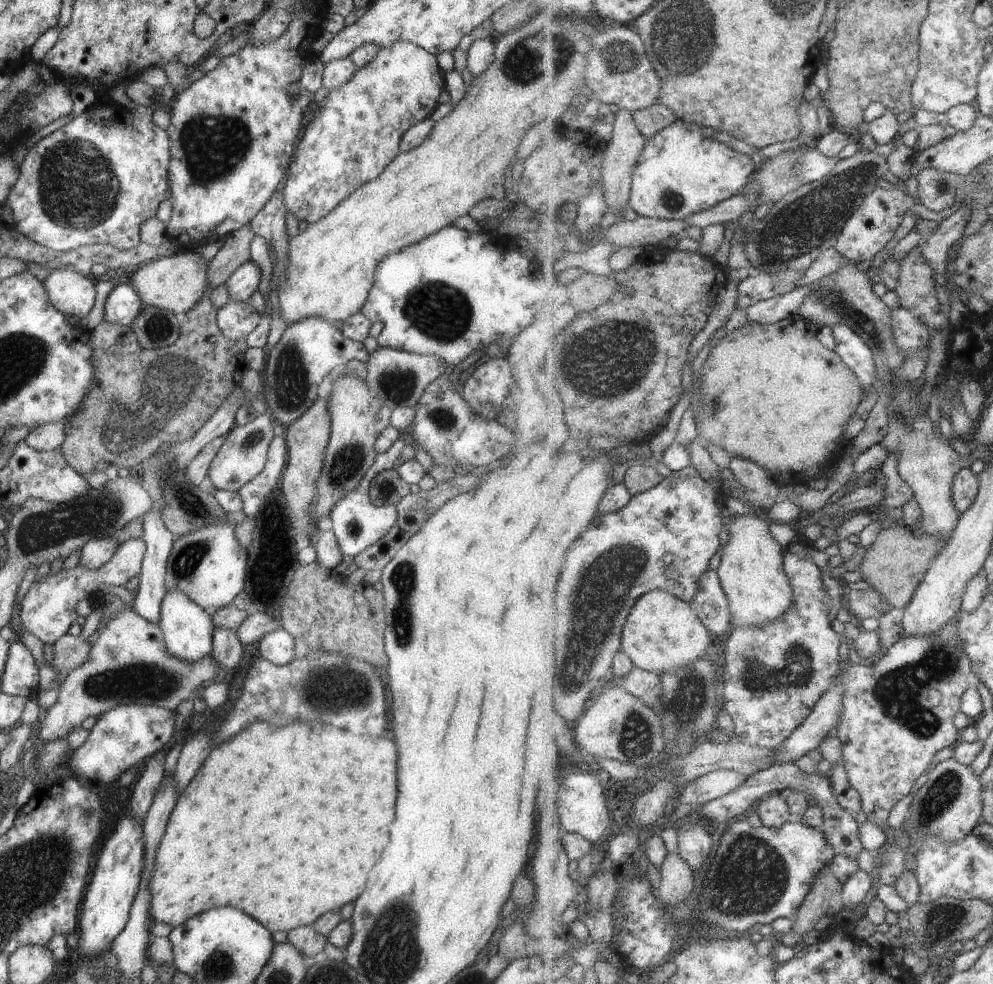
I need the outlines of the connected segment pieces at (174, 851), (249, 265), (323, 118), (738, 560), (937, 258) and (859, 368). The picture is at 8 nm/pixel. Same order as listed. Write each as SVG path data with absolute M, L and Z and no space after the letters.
M265 722L251 723L226 741L215 745L200 764L197 772L178 792L175 804L169 813L164 833L160 836L154 852L154 867L148 876L148 914L152 922L164 922L171 928L183 924L188 918L200 912L220 906L233 906L249 914L270 933L287 932L292 928L311 925L324 912L341 908L343 904L355 900L363 892L363 880L367 878L371 866L383 852L387 824L393 818L393 802L397 796L395 782L395 744L387 738L353 736L347 730L339 730L329 724L319 722L293 722L283 728L273 728Z
M251 259L240 264L224 282L231 301L247 301L259 284L260 269Z
M397 41L387 46L380 47L377 54L373 57L373 60L358 68L353 76L343 84L338 87L333 87L325 96L325 98L316 106L315 114L313 120L304 126L301 130L301 135L295 145L295 150L291 158L291 163L286 170L286 177L284 187L282 188L282 193L284 197L282 198L284 207L287 212L290 212L295 216L298 221L305 221L308 225L319 220L322 216L325 216L330 210L333 210L339 202L341 202L346 196L349 196L356 188L359 188L362 184L373 180L376 176L379 176L383 169L395 158L398 153L398 144L401 135L414 124L417 124L420 120L427 119L433 110L437 106L437 96L439 92L444 88L444 71L437 65L436 56L423 50L420 46L416 44Z
M753 514L737 515L728 523L729 540L717 569L730 602L733 626L762 625L777 620L793 604L792 586L784 564L785 548L773 538L769 524Z
M971 203L960 205L945 220L939 222L939 230L933 236L921 240L921 254L923 254L923 258L935 268L941 278L945 274L945 266L947 264L946 252L956 240L962 237L971 213Z
M845 323L832 324L831 328L836 341L835 351L842 356L847 366L859 377L866 395L878 379L878 370L874 353L863 337L854 328Z

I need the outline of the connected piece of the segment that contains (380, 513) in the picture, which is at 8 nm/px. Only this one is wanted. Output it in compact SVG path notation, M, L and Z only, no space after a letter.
M399 437L385 452L377 453L372 460L371 466L369 466L363 478L359 481L359 484L356 484L355 488L352 488L345 496L342 496L332 504L328 512L329 522L331 522L330 531L335 535L335 540L342 555L354 557L358 552L379 540L395 522L396 505L375 507L370 501L368 490L373 477L379 471L394 467L395 459L399 457L403 446L405 446L405 442Z

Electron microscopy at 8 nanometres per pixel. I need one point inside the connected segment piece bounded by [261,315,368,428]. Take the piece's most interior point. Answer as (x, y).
(309, 349)

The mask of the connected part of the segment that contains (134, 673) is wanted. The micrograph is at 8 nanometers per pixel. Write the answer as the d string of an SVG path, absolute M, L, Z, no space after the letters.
M127 605L120 606L99 630L87 658L57 684L56 700L40 715L31 741L39 745L65 737L88 716L96 718L117 705L161 707L174 712L176 706L191 698L199 686L205 688L211 683L219 668L211 652L195 662L173 656L166 649L158 623L145 620Z

